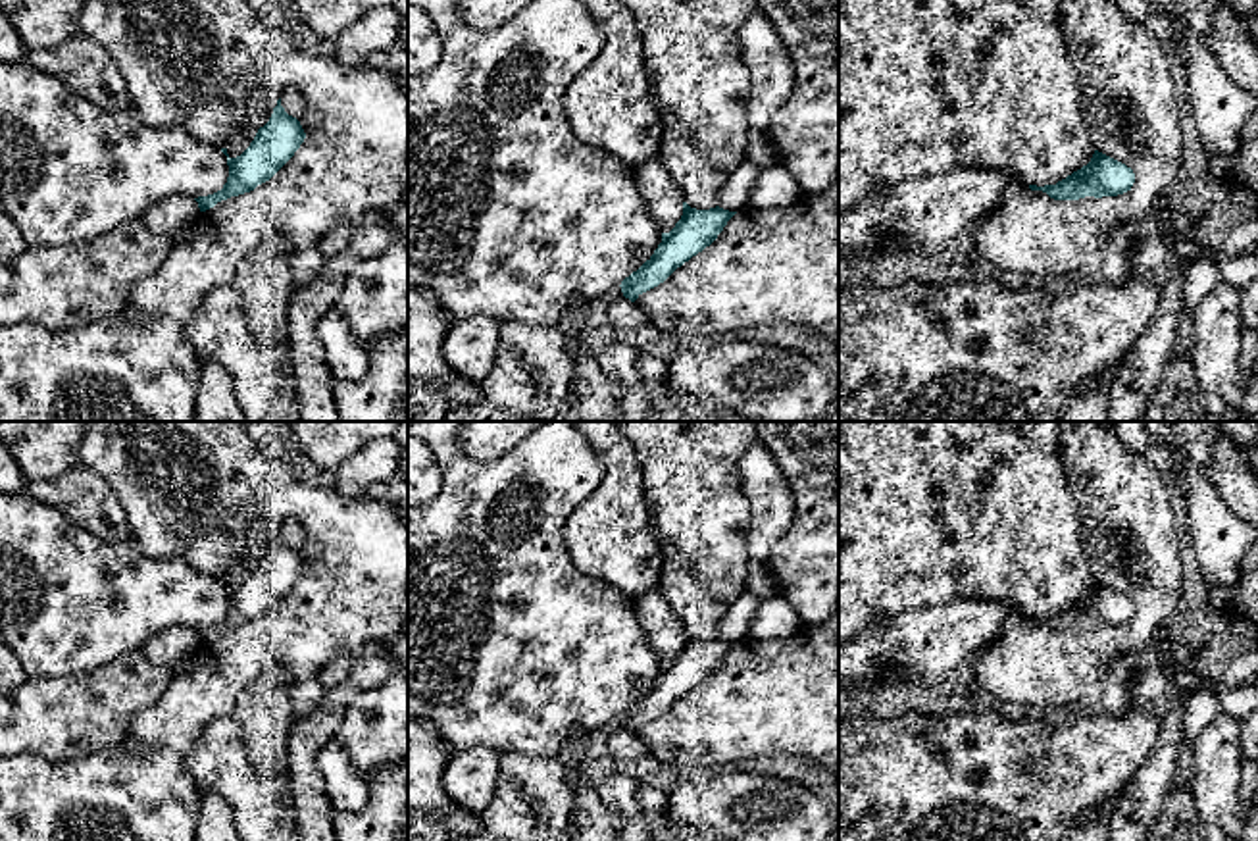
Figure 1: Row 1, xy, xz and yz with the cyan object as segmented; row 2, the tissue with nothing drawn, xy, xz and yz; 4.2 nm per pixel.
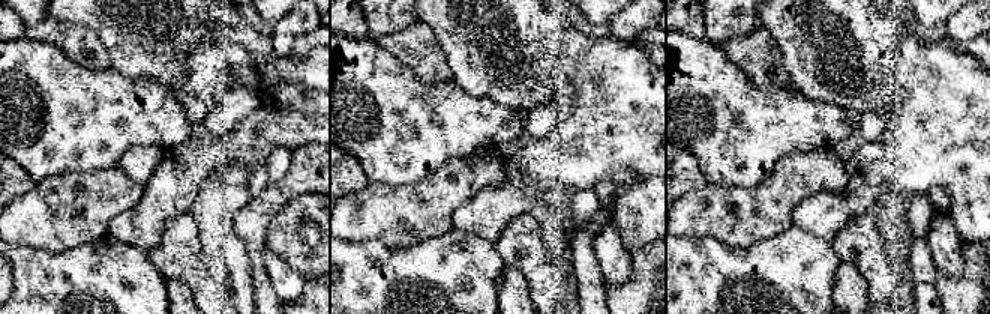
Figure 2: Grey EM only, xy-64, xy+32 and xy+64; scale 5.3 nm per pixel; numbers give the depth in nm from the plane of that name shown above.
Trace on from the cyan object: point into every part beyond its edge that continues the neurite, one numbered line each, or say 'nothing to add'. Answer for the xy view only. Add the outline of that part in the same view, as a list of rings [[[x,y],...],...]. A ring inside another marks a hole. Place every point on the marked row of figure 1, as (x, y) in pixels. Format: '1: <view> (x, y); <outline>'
nothing to add

